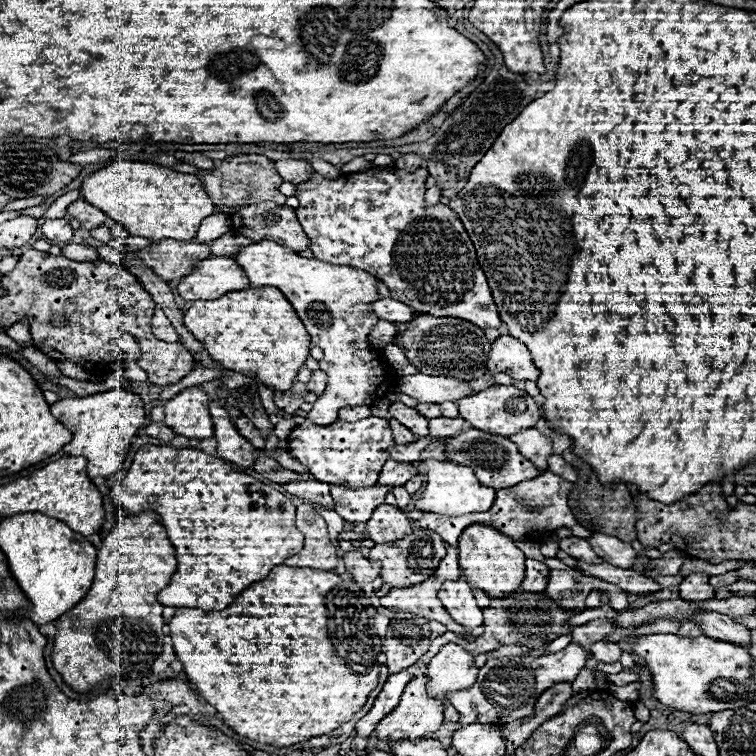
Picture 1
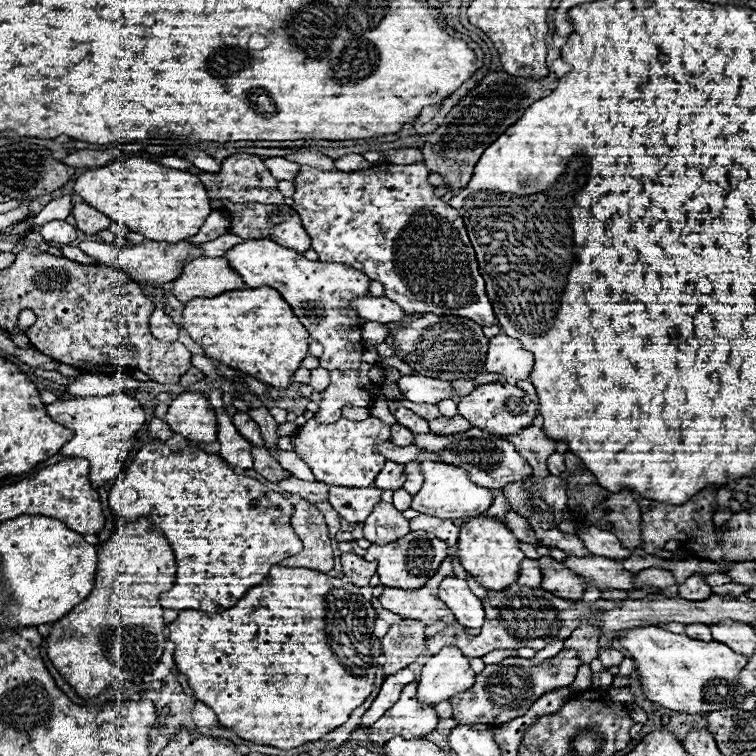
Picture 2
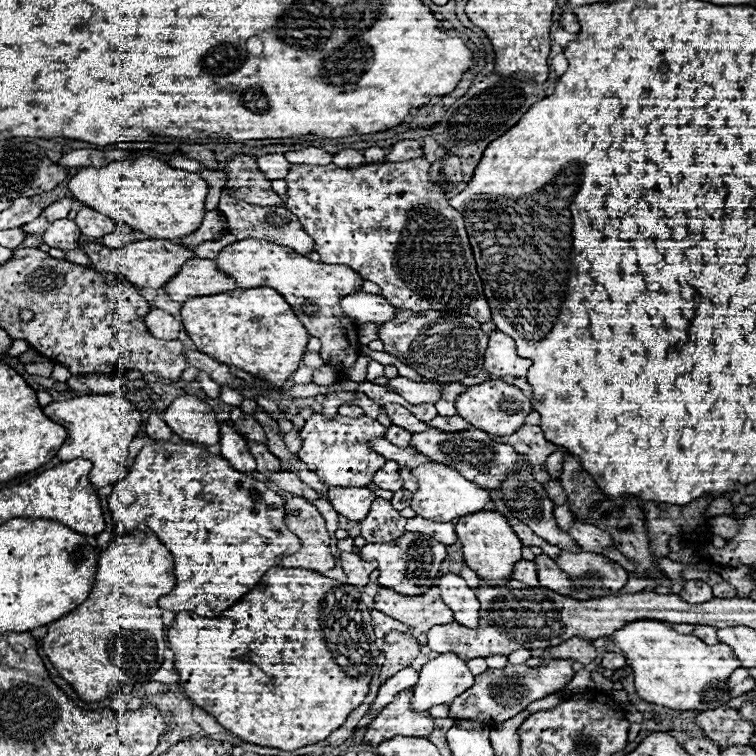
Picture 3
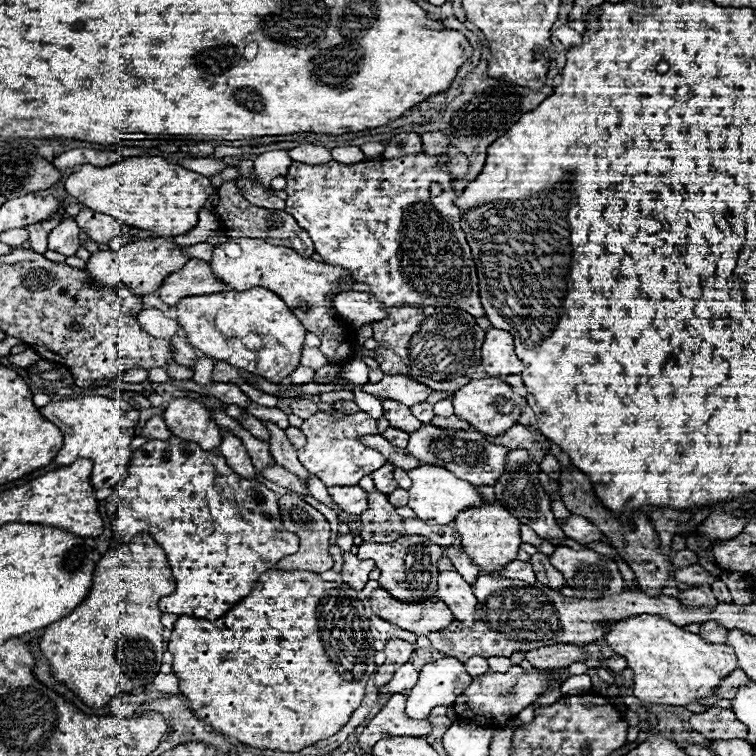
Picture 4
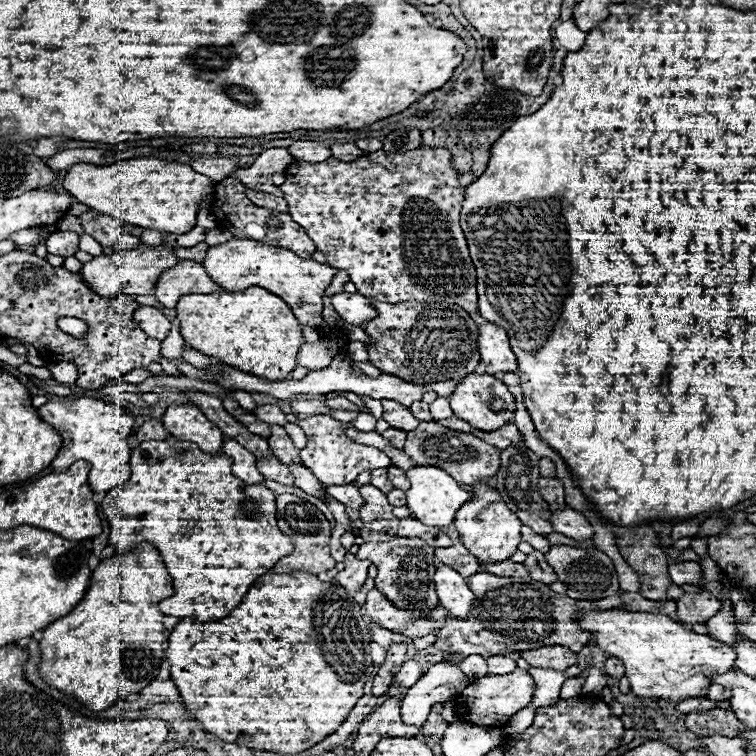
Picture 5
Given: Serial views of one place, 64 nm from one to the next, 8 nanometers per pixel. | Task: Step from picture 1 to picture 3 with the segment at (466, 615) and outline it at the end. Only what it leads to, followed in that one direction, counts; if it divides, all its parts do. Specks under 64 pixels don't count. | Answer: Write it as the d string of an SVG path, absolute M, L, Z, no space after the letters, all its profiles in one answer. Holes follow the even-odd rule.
M442 574L440 576L440 596L444 604L454 612L454 618L458 624L466 628L478 628L480 602L474 590L466 584L462 576Z

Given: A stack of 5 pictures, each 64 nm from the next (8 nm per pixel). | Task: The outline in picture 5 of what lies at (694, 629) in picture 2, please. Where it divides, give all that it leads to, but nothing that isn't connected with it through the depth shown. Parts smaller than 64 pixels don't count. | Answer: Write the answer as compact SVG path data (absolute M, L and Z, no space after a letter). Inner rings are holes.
M726 600L722 602L722 610L716 612L716 616L712 616L708 622L708 632L712 638L724 642L724 644L734 644L734 636L736 636L736 628L732 622L732 604Z

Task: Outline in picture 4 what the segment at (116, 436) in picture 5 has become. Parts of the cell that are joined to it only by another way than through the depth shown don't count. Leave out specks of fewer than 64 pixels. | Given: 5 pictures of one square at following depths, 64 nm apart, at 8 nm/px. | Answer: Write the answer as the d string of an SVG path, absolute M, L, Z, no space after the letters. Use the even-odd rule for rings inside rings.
M82 396L76 400L50 402L42 406L40 412L46 420L54 422L64 434L64 446L54 458L58 466L72 464L78 458L90 458L94 462L90 482L96 490L114 488L114 484L120 484L128 476L128 462L132 456L130 442L134 436L134 428L140 420L140 412L128 402L106 396Z

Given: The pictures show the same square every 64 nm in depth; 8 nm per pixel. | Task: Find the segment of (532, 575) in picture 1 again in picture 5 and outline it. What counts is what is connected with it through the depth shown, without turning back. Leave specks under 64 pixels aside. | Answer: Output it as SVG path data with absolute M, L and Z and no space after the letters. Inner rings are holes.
M504 560L504 562L494 562L494 564L480 564L482 570L496 574L496 576L504 576L504 578L524 578L530 582L530 572L524 564L512 562L512 560Z

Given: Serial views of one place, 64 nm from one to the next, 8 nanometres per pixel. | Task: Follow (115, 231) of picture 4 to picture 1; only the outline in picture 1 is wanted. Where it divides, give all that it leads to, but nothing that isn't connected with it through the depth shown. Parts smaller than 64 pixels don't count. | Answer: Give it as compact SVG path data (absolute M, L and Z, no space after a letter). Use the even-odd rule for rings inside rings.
M84 200L72 202L72 204L66 208L66 214L68 214L70 218L76 218L76 220L82 224L82 228L86 228L86 230L92 230L92 228L96 228L96 226L102 226L102 224L106 222L106 218L108 218L102 210L90 206L90 204L84 202Z

